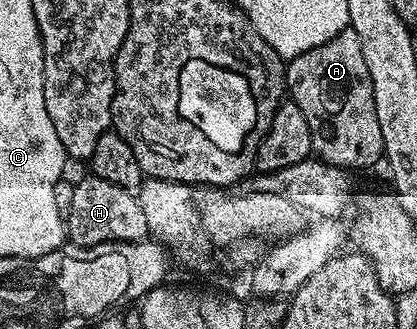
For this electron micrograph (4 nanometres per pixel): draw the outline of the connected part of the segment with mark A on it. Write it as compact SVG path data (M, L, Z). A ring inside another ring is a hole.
M351 26L343 28L330 42L322 42L322 46L314 46L314 50L306 50L306 54L298 54L286 64L286 84L290 89L290 99L296 103L298 110L306 117L306 123L310 125L310 138L312 139L313 153L326 164L332 164L335 168L353 170L363 164L372 164L384 155L384 143L382 142L382 126L378 126L378 114L374 110L374 87L371 86L370 73L366 70L365 59L362 58L362 42L358 42L358 34L354 34Z

